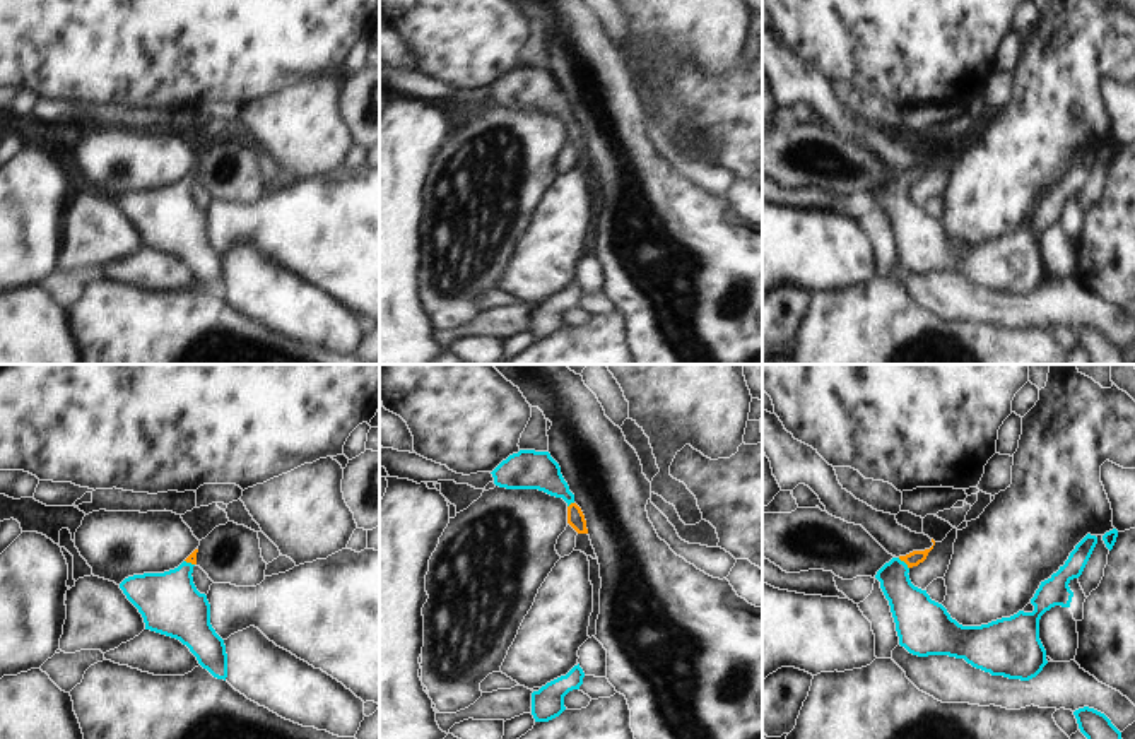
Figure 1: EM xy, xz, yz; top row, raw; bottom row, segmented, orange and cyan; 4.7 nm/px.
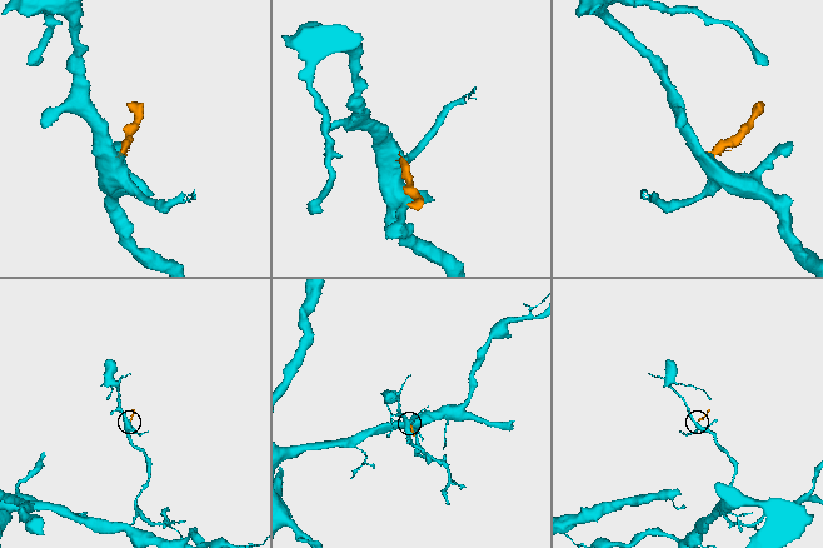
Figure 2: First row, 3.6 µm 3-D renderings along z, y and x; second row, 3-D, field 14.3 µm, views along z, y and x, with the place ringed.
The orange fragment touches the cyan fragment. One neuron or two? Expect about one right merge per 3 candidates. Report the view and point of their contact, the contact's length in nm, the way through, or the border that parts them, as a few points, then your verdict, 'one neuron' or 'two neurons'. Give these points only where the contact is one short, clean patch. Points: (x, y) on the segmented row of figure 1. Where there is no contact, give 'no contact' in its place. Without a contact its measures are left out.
yz (905, 561) | 80 nm | across yz (915, 558), (905, 561), (901, 594), (915, 613) | one neuron

